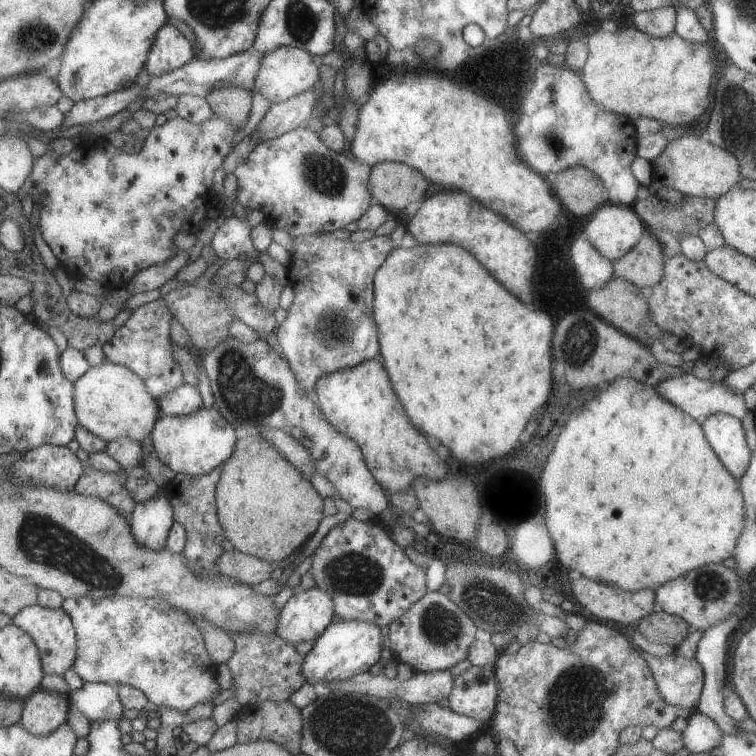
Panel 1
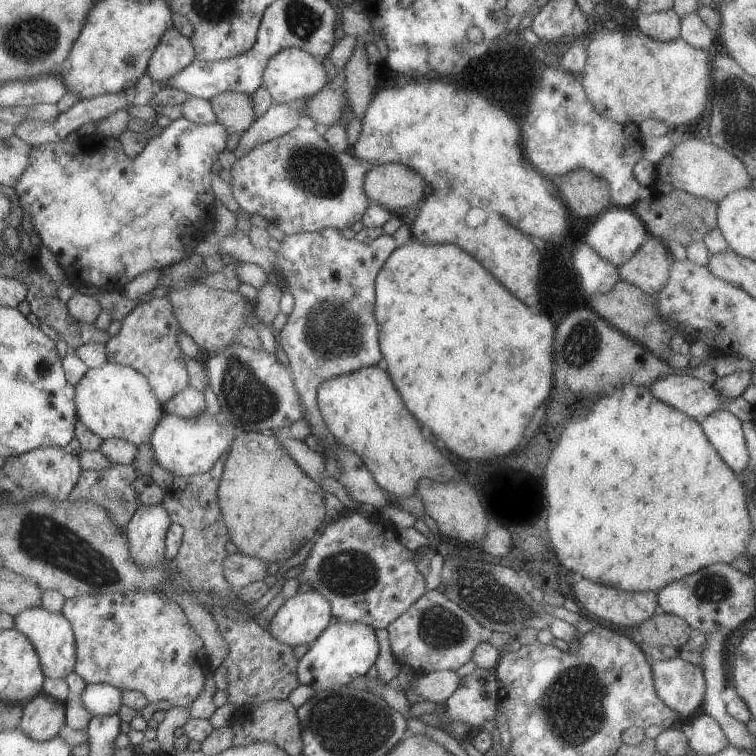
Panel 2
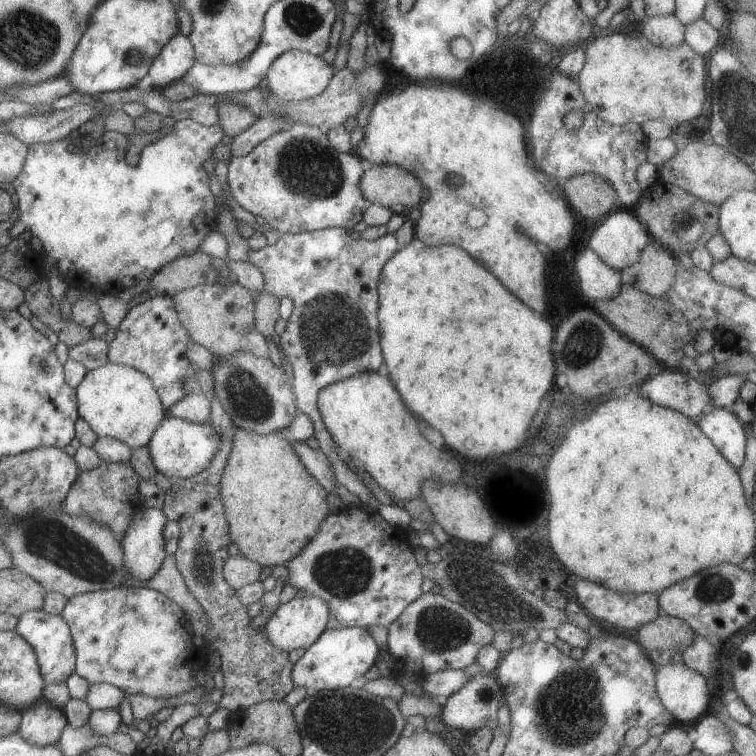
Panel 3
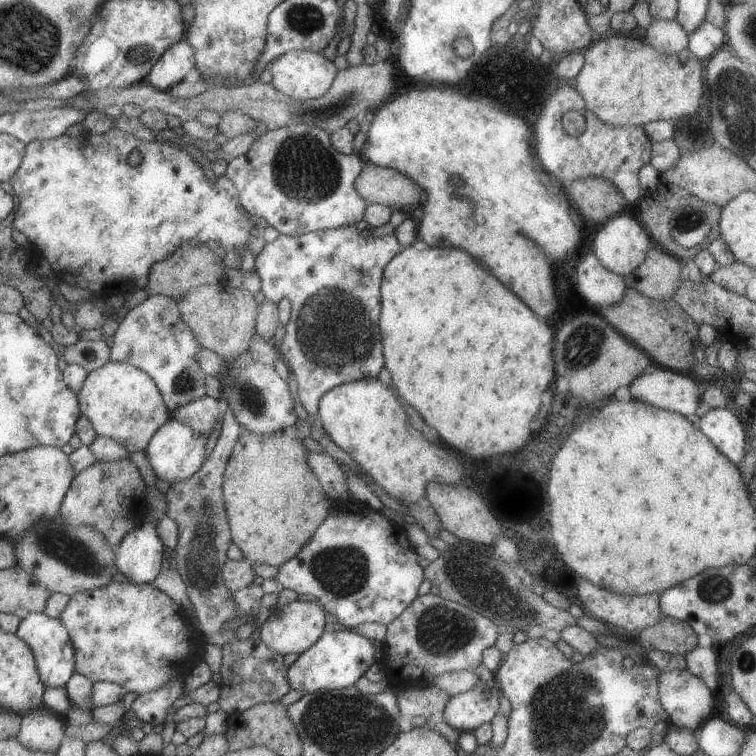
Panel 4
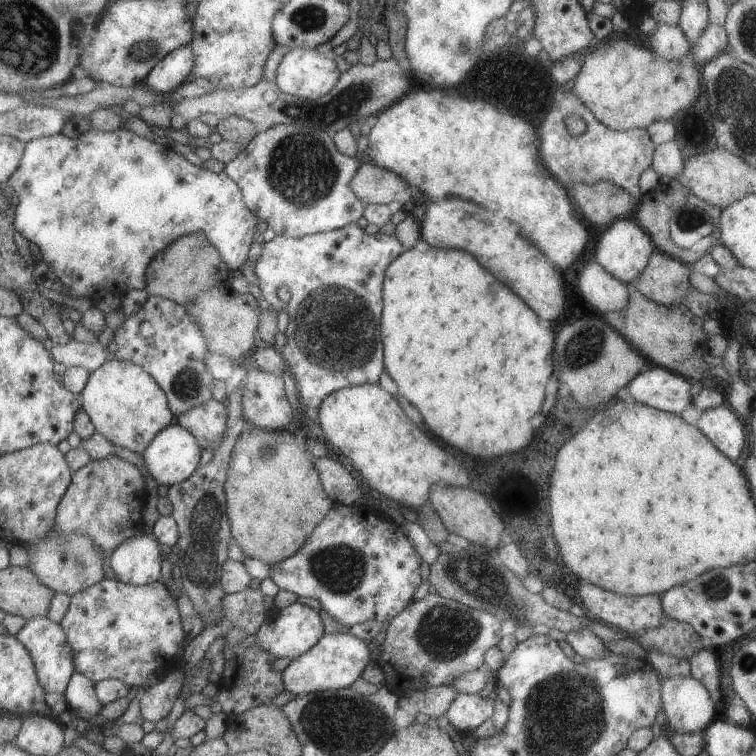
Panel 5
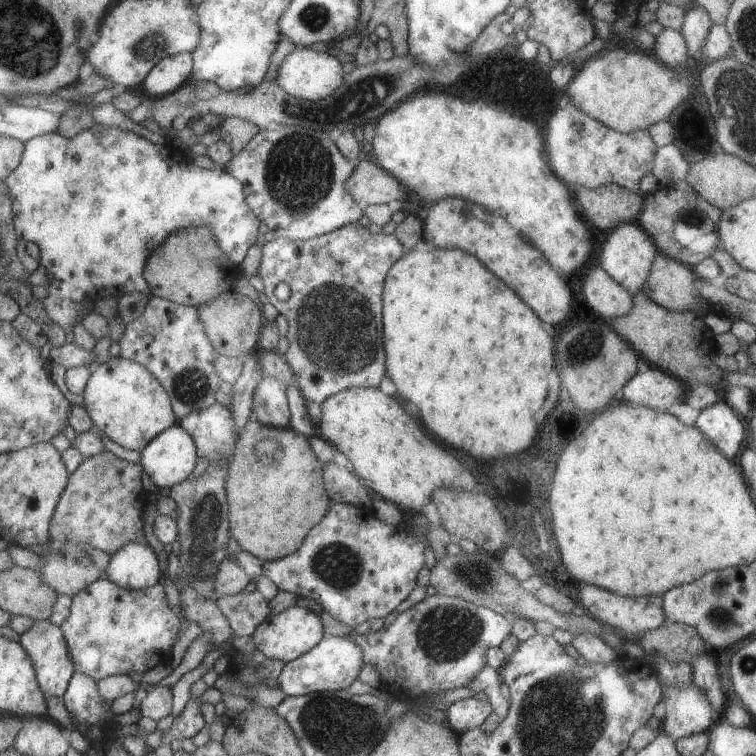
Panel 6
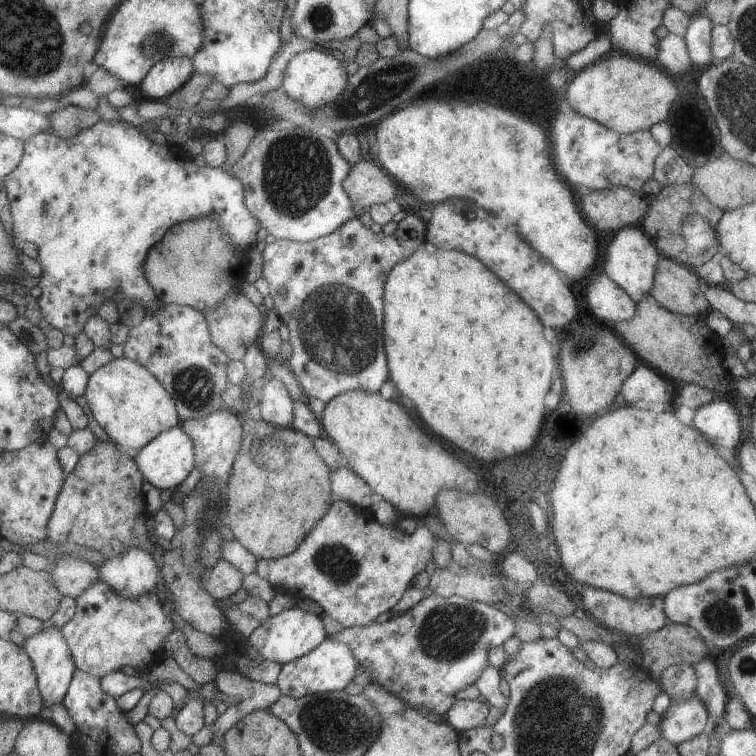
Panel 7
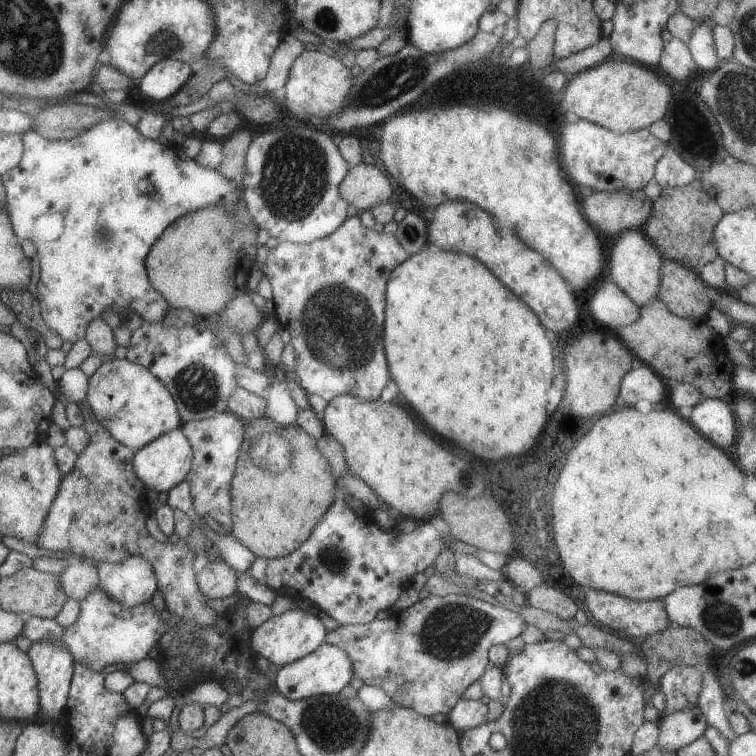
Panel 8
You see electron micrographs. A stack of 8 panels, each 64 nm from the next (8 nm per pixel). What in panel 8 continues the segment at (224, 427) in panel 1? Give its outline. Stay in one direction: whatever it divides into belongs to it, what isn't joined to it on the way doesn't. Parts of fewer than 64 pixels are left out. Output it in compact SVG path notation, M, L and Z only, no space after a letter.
M180 427L170 430L139 450L132 456L132 465L136 477L144 484L146 491L167 492L170 488L185 480L192 461L192 450Z

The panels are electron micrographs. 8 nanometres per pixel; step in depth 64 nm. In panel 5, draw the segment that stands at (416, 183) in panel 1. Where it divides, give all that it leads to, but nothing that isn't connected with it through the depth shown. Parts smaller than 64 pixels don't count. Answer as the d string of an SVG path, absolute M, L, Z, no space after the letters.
M359 162L348 185L363 206L387 205L393 200L402 205L413 198L413 190L417 192L395 173L376 167L373 162Z

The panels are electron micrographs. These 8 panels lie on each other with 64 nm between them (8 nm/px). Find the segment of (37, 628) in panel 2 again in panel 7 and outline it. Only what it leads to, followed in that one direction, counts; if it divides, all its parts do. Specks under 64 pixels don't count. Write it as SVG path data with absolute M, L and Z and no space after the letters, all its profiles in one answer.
M44 626L35 636L26 638L22 644L24 651L32 662L37 679L37 686L44 707L51 704L62 704L63 697L68 689L71 677L76 669L67 644L63 640L60 629L53 626Z

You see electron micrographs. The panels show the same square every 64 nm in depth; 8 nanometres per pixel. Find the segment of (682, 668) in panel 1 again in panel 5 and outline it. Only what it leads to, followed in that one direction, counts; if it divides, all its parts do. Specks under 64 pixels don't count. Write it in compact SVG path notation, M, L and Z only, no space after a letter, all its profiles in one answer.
M690 674L661 679L660 701L661 709L666 714L665 722L674 733L702 733L715 719L714 702L701 682L696 681Z

